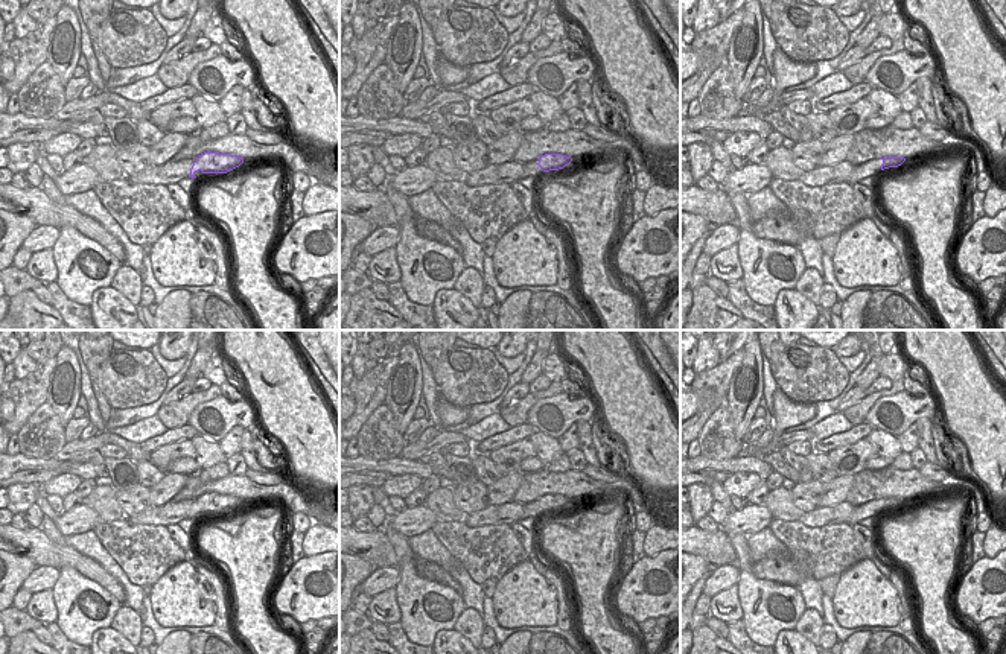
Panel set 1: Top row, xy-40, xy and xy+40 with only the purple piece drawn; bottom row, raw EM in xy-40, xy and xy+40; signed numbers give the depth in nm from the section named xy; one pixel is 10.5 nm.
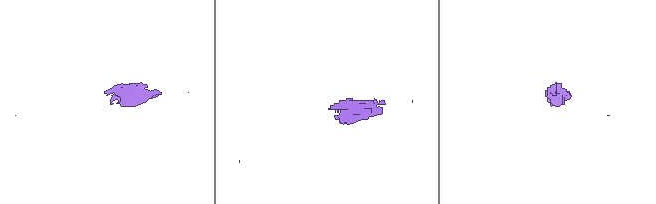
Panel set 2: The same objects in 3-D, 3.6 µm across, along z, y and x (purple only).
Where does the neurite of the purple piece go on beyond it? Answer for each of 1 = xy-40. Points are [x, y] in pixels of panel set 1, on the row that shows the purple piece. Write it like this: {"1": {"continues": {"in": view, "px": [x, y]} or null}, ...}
{"1": {"continues": null}}

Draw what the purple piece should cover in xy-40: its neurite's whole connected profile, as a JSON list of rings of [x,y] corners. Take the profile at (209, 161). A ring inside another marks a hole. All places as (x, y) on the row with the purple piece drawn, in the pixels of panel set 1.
[[[204,152],[196,157],[190,169],[190,178],[196,178],[195,173],[201,170],[202,173],[227,173],[244,163],[242,157],[219,154],[219,152]]]

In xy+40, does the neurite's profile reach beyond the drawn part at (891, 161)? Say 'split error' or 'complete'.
split error

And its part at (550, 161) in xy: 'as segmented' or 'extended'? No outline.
extended

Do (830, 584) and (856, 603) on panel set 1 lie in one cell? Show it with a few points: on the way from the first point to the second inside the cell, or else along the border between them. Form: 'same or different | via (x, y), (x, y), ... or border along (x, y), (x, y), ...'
different | border along (840, 575), (831, 598)

